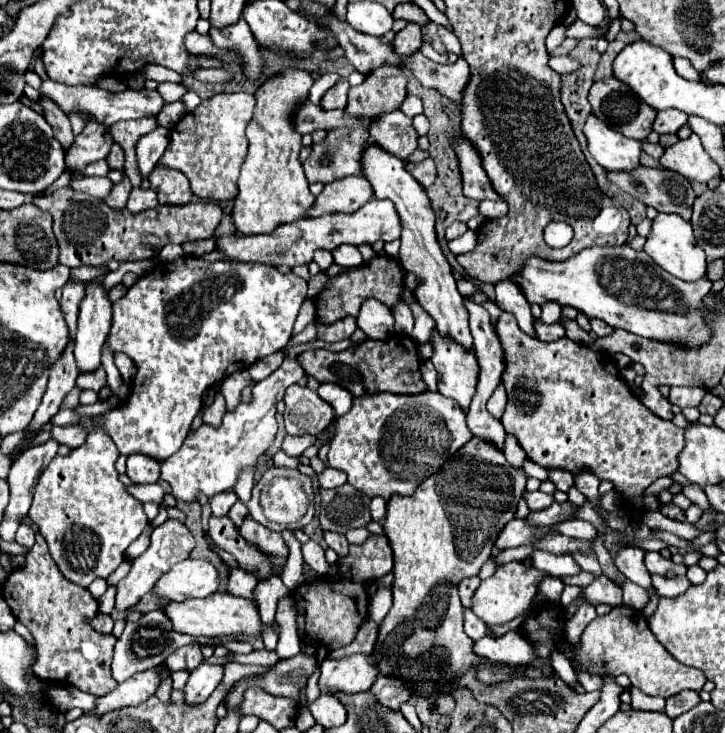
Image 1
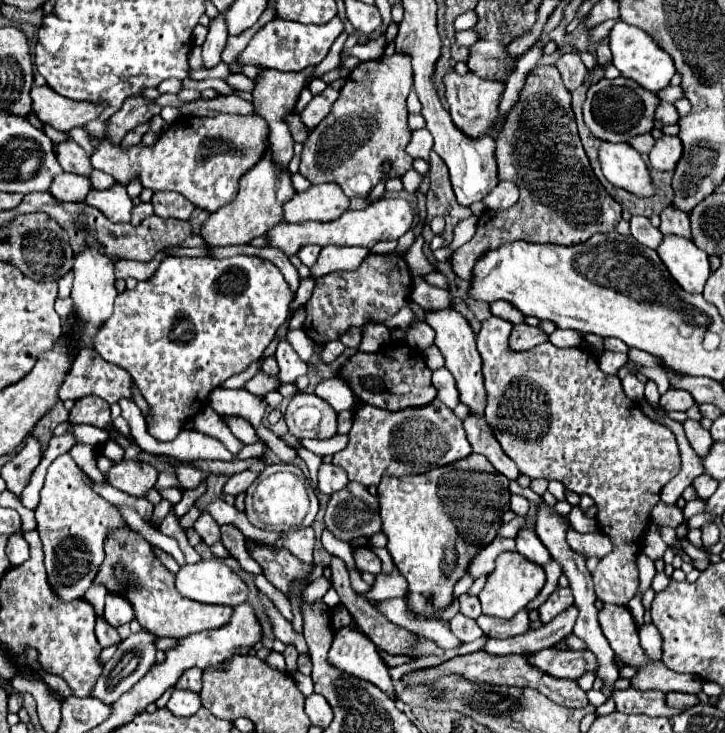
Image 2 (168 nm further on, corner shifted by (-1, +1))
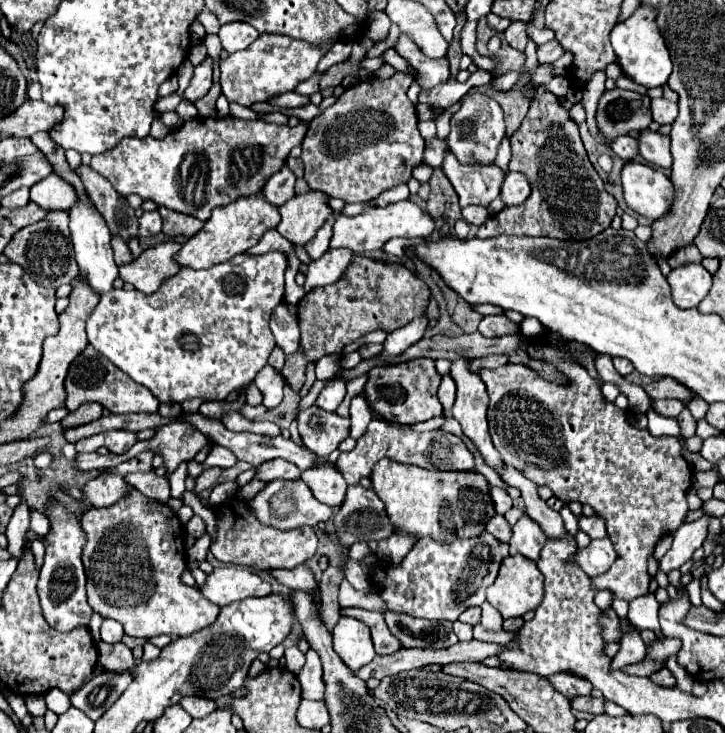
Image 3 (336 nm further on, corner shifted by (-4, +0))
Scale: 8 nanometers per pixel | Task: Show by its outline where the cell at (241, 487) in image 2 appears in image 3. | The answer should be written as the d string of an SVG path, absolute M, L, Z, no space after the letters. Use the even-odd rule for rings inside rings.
M272 459L262 463L260 467L256 467L256 479L260 481L272 481L272 479L298 479L300 477L300 469L284 459Z

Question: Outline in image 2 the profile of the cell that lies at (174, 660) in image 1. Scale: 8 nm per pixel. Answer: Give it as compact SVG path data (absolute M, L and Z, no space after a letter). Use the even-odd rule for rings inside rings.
M191 668L189 672L185 672L185 676L181 676L181 680L177 682L175 688L199 694L201 692L201 672L197 672L197 668Z

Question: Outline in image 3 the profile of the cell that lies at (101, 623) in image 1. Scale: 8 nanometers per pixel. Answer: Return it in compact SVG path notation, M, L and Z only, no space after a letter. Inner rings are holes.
M98 643L98 663L104 665L108 671L124 673L134 669L132 651L124 643Z

